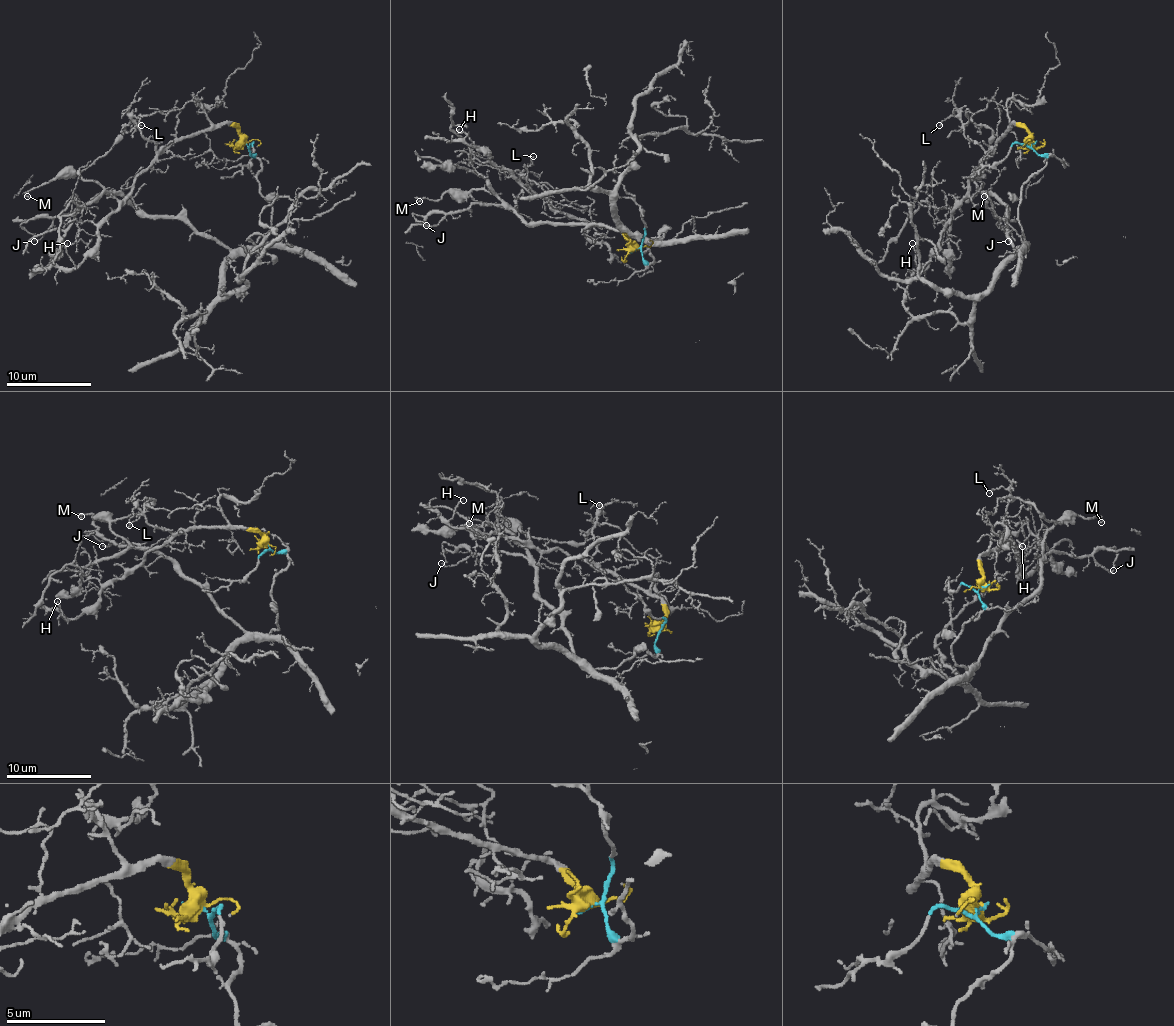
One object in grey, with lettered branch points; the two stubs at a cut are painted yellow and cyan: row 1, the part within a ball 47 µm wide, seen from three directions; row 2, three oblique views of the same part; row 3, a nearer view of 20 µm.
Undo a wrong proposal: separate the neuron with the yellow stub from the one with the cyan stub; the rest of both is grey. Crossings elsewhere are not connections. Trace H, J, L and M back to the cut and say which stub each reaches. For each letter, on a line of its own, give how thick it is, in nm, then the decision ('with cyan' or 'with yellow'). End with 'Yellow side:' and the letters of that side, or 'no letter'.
H: calibre 90 nm; with yellow
J: calibre 100 nm; with cyan
L: calibre 110 nm; with yellow
M: calibre 150 nm; with cyan
Yellow side: H, L

